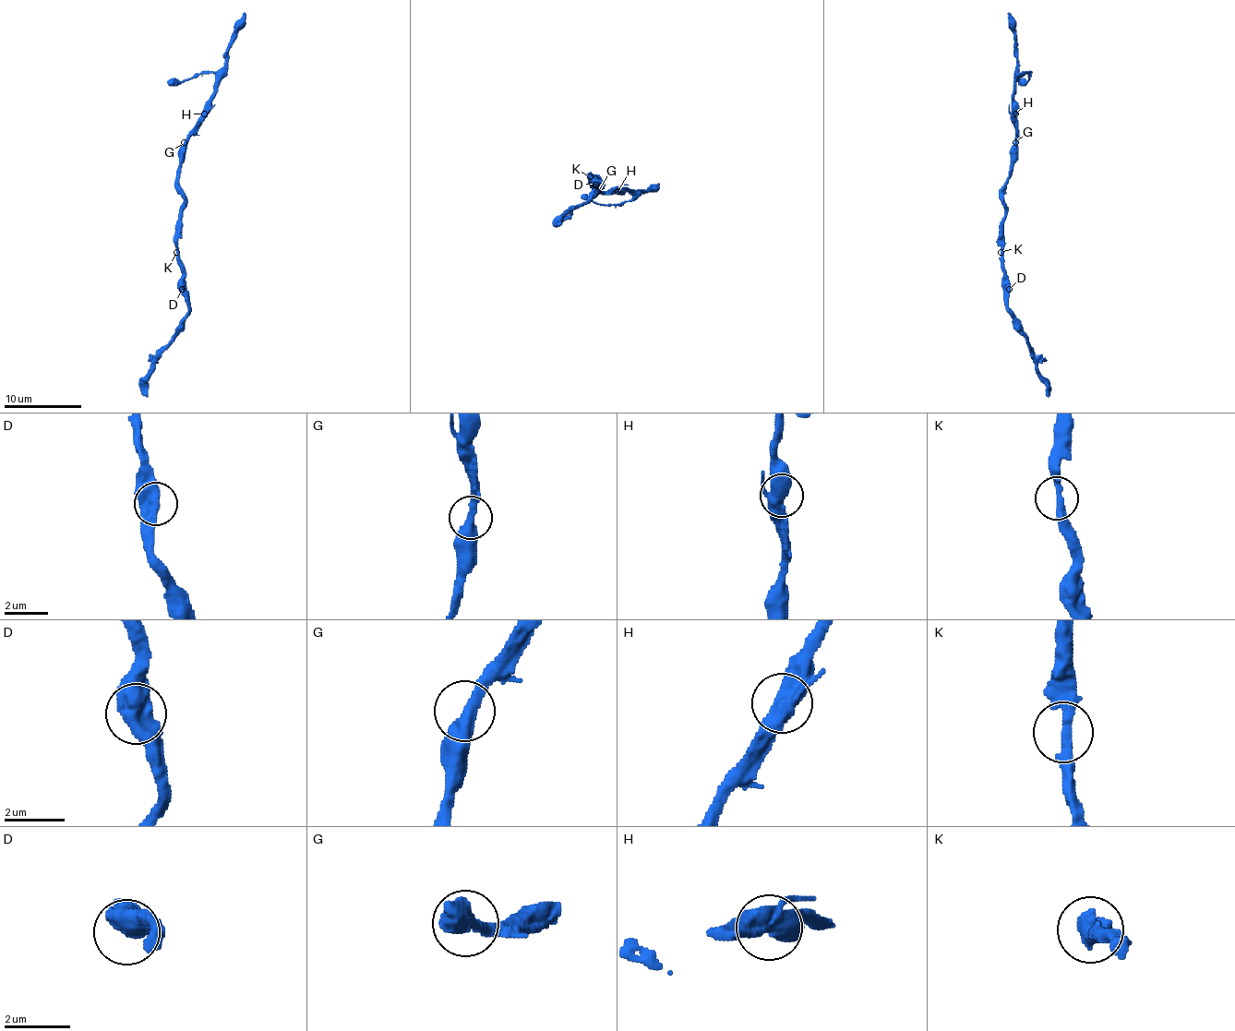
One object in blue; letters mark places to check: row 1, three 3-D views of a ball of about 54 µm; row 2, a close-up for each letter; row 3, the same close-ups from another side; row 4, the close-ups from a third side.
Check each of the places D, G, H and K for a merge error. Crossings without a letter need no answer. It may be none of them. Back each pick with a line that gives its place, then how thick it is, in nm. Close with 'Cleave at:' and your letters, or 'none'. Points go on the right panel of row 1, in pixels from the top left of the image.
Cleave at: none

